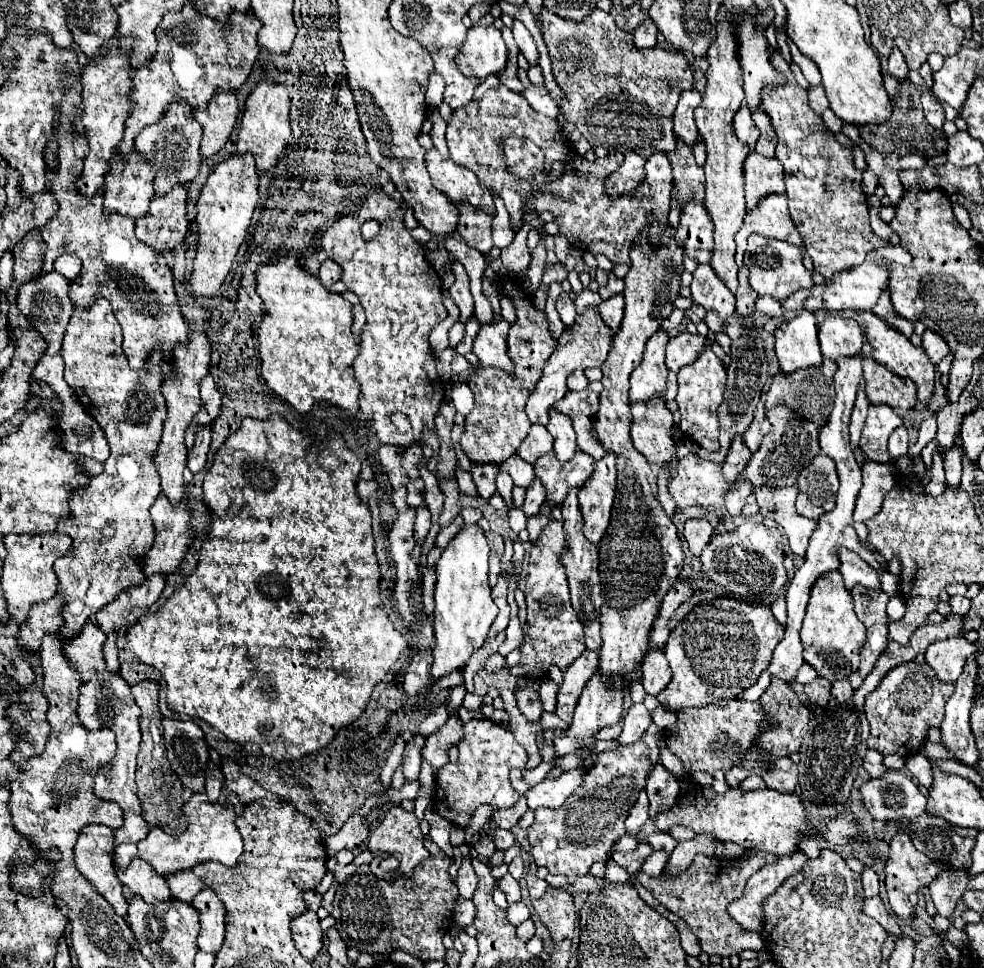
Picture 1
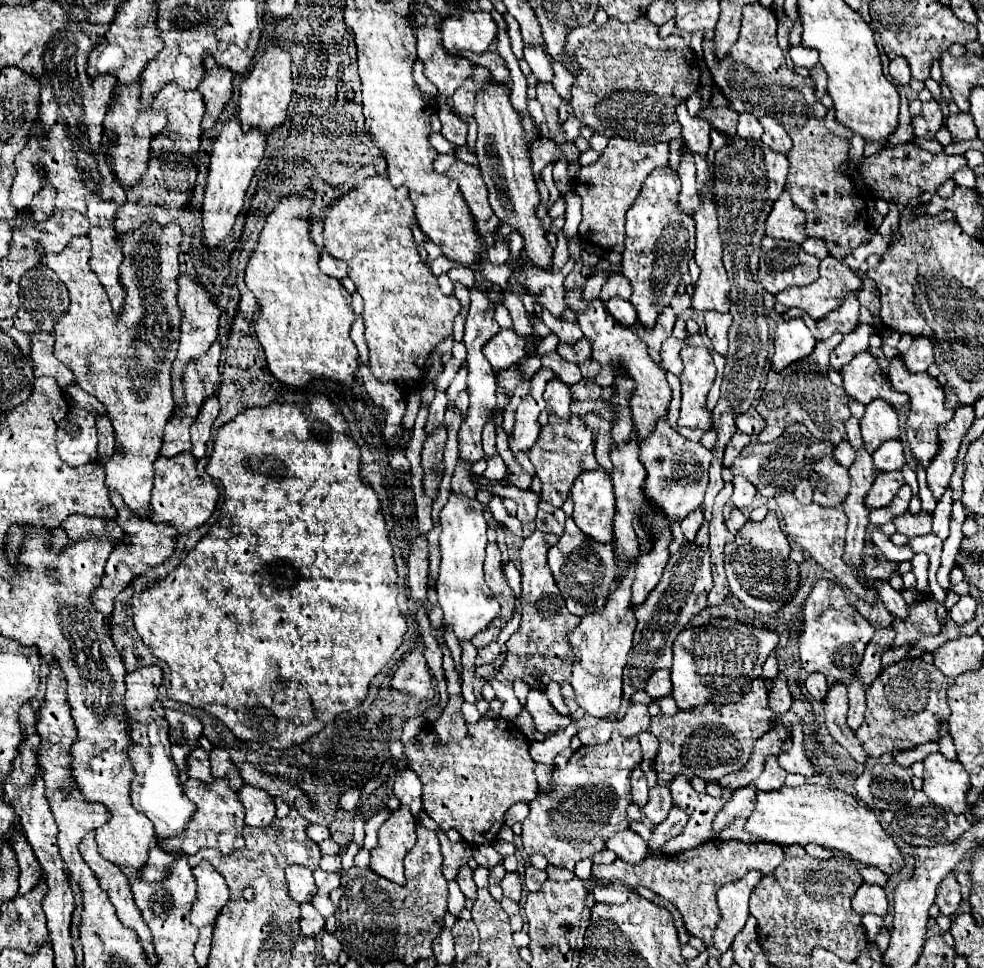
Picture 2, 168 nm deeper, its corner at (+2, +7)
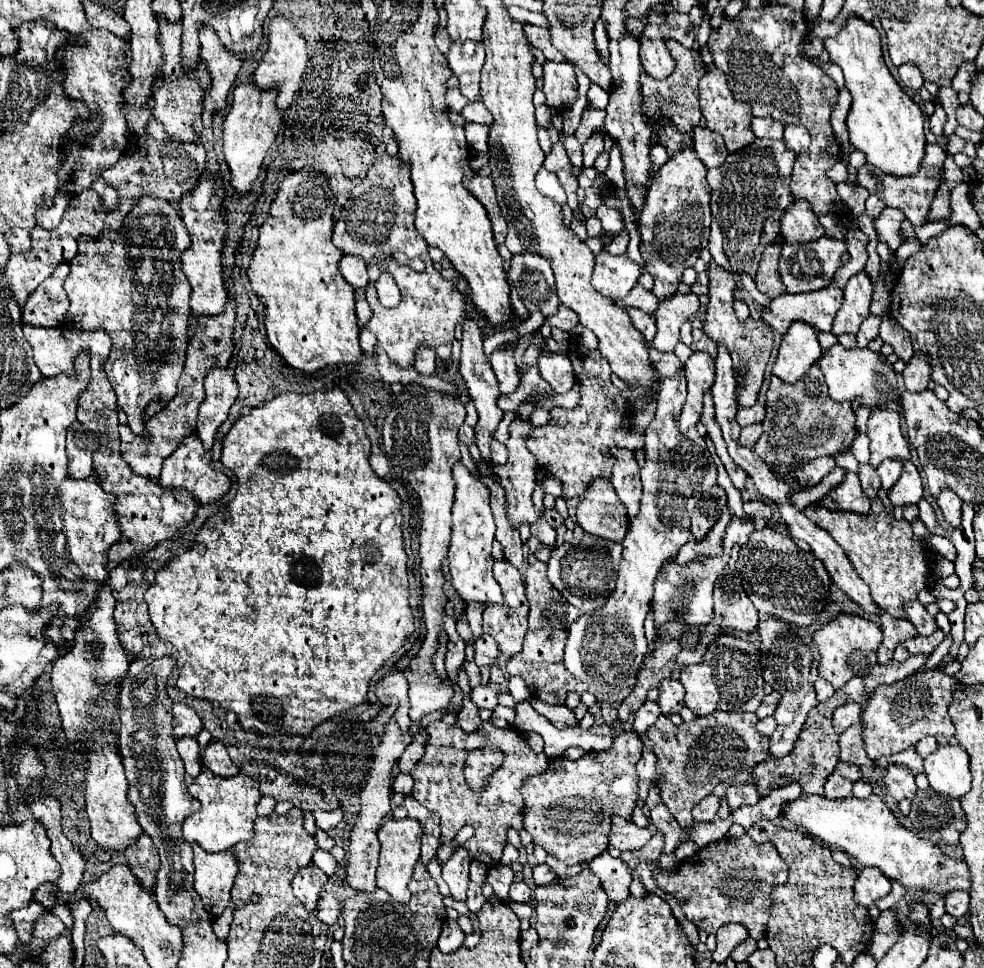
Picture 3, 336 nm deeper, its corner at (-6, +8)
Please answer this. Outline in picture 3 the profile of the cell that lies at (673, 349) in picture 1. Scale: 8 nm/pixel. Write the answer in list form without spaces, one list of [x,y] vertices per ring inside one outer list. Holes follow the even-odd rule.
[[[650,347],[650,359],[652,359],[652,367],[656,367],[656,371],[662,377],[672,377],[682,369],[682,363],[674,353],[660,353],[654,347]]]

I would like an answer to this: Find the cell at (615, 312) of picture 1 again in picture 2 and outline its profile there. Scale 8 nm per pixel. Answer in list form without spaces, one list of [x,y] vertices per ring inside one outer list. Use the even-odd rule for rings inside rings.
[[[620,296],[608,300],[604,304],[608,308],[608,312],[624,326],[634,326],[638,320],[636,320],[636,310],[632,308],[632,304],[628,300],[620,300]]]

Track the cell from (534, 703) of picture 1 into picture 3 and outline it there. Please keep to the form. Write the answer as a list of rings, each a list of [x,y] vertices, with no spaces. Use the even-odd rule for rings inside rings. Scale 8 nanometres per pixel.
[[[532,699],[532,707],[540,715],[544,715],[556,729],[568,729],[568,727],[578,725],[574,711],[570,711],[566,705],[550,705],[550,703],[544,703],[540,699]]]

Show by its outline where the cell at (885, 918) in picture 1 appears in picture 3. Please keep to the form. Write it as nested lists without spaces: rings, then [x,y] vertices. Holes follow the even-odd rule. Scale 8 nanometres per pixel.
[[[864,867],[858,871],[856,883],[854,883],[854,899],[860,905],[872,907],[880,897],[890,893],[890,881],[884,877],[880,869]]]

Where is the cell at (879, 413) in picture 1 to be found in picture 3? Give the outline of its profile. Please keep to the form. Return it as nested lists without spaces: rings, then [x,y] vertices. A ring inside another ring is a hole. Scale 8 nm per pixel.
[[[872,409],[866,435],[870,437],[870,465],[878,467],[884,459],[910,459],[910,447],[900,429],[900,415],[892,409]]]

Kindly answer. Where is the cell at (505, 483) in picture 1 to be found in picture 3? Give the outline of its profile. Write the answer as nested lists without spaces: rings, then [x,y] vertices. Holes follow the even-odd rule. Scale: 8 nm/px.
[[[470,319],[464,321],[460,373],[462,373],[462,377],[464,377],[464,381],[466,381],[468,395],[470,395],[470,399],[474,401],[474,405],[476,405],[476,409],[478,409],[478,415],[480,415],[480,421],[478,421],[476,427],[474,427],[476,445],[478,445],[478,449],[480,449],[482,461],[492,469],[490,443],[492,443],[492,439],[494,439],[494,431],[496,431],[498,423],[502,421],[502,411],[500,411],[498,405],[496,405],[496,399],[498,399],[500,391],[498,391],[498,379],[496,379],[496,375],[494,375],[494,371],[492,371],[492,367],[490,367],[490,363],[486,361],[484,351],[482,351],[482,331],[480,331],[480,327],[478,327],[474,321],[470,321]]]

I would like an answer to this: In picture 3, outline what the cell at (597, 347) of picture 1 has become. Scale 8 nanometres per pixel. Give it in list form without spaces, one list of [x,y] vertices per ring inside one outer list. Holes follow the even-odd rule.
[[[514,419],[512,425],[510,425],[510,439],[506,443],[508,463],[493,468],[495,474],[498,475],[498,479],[500,479],[500,485],[502,485],[504,493],[506,493],[506,515],[508,515],[508,521],[514,529],[520,529],[522,523],[534,523],[538,519],[532,502],[532,494],[534,487],[536,487],[536,459],[526,447],[526,439],[528,439],[530,431],[532,431],[532,425],[528,421]]]

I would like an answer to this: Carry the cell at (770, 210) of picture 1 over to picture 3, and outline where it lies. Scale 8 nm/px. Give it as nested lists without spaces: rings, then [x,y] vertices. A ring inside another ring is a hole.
[[[796,201],[782,217],[780,235],[786,243],[804,243],[824,237],[824,227],[808,201]]]

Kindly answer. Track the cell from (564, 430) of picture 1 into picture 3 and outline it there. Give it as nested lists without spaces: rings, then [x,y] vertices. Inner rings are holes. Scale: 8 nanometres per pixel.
[[[548,353],[538,359],[542,379],[552,387],[554,393],[566,393],[574,385],[574,369],[566,353]]]

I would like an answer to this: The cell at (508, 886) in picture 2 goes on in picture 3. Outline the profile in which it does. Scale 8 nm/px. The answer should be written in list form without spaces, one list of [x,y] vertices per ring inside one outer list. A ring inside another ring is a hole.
[[[520,881],[520,883],[512,883],[508,897],[510,901],[516,901],[516,903],[528,903],[530,895],[532,895],[532,889],[524,881]]]

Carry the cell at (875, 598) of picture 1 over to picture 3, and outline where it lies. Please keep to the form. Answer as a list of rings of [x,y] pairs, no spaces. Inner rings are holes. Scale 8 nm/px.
[[[856,723],[854,727],[850,727],[848,731],[844,731],[840,735],[840,763],[848,763],[848,765],[858,765],[858,767],[866,767],[866,765],[875,766],[873,760],[866,757],[866,751],[862,747],[862,727],[860,723]]]

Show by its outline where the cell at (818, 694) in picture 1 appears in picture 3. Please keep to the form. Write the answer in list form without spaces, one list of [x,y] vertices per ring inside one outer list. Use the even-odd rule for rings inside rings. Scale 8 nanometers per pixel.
[[[818,679],[818,681],[814,683],[814,687],[816,687],[816,699],[818,699],[818,701],[826,701],[826,699],[834,693],[834,687],[832,687],[826,679]]]

